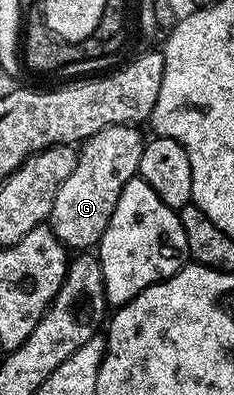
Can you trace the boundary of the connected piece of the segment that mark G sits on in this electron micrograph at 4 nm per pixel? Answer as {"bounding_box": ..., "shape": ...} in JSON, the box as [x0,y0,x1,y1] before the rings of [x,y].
{"bounding_box":[49,124,145,251],"shape":[[[134,124],[110,125],[78,146],[77,167],[73,167],[69,179],[57,187],[49,218],[52,231],[68,250],[87,251],[98,246],[105,227],[111,225],[113,207],[117,207],[121,191],[139,171],[145,137],[135,129],[138,128]]]}

